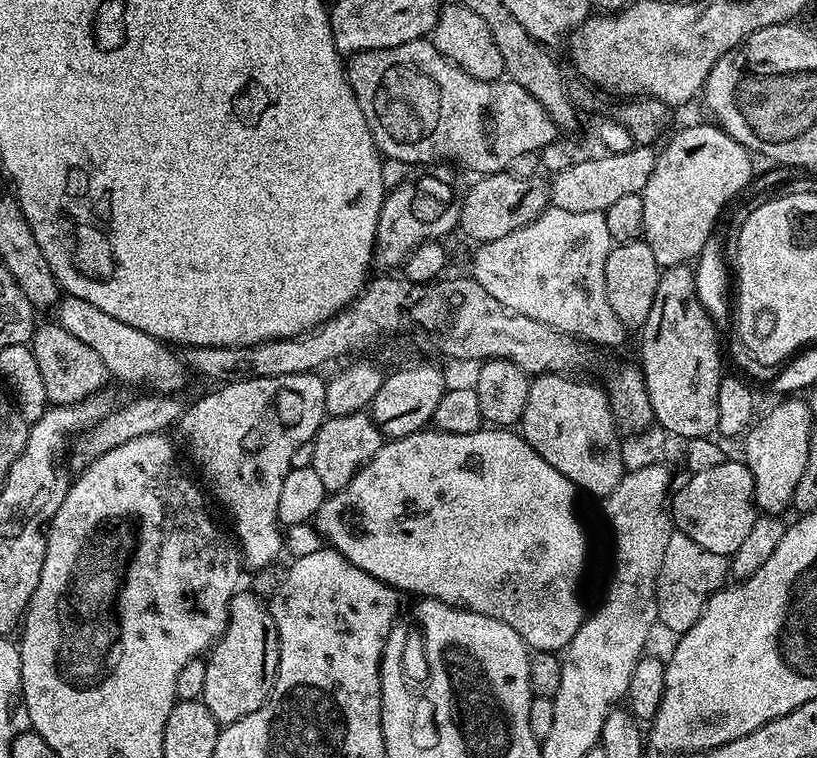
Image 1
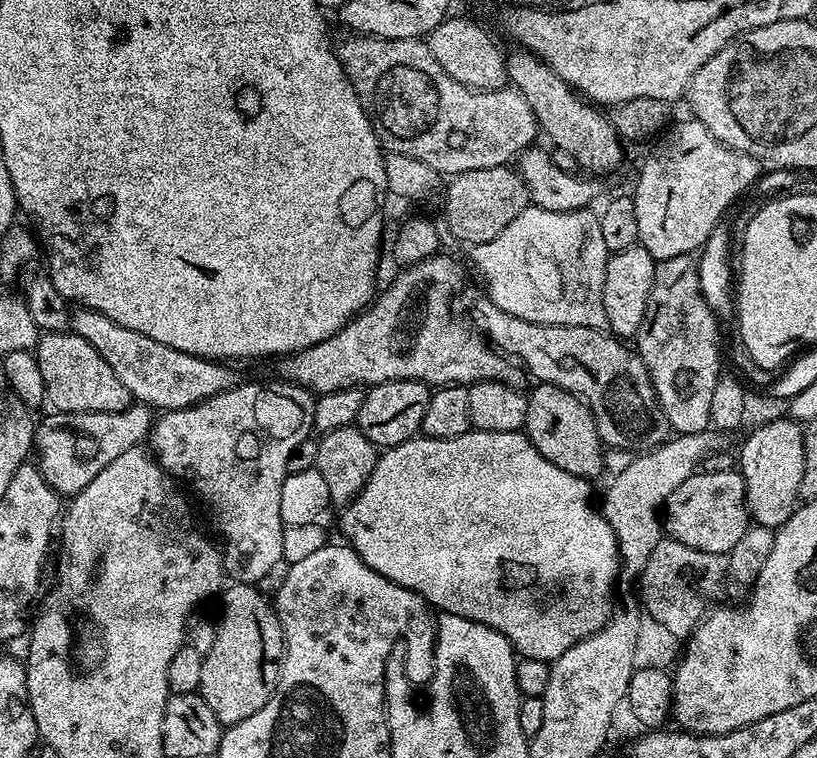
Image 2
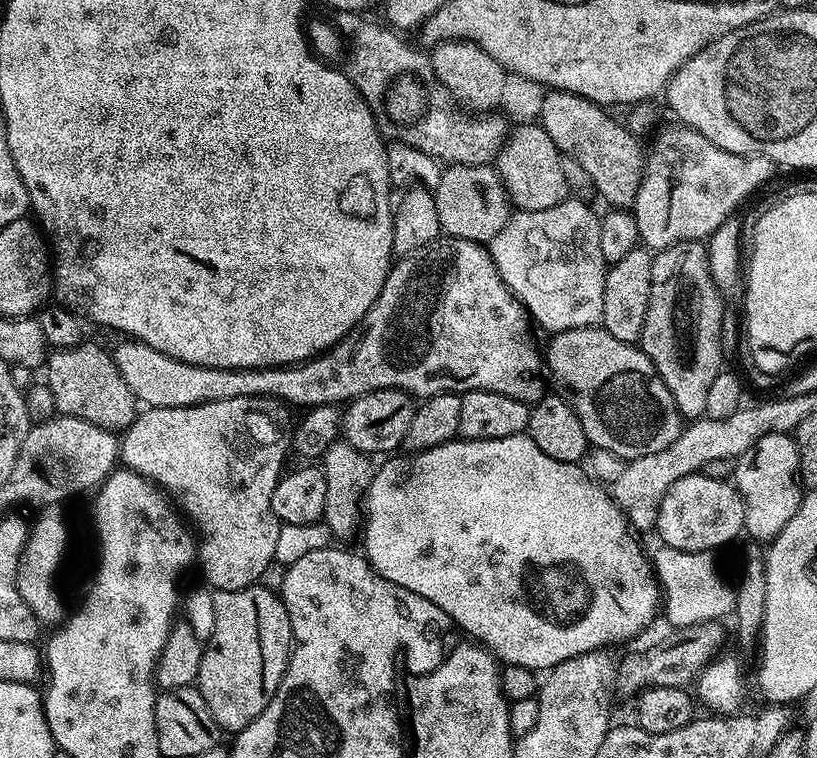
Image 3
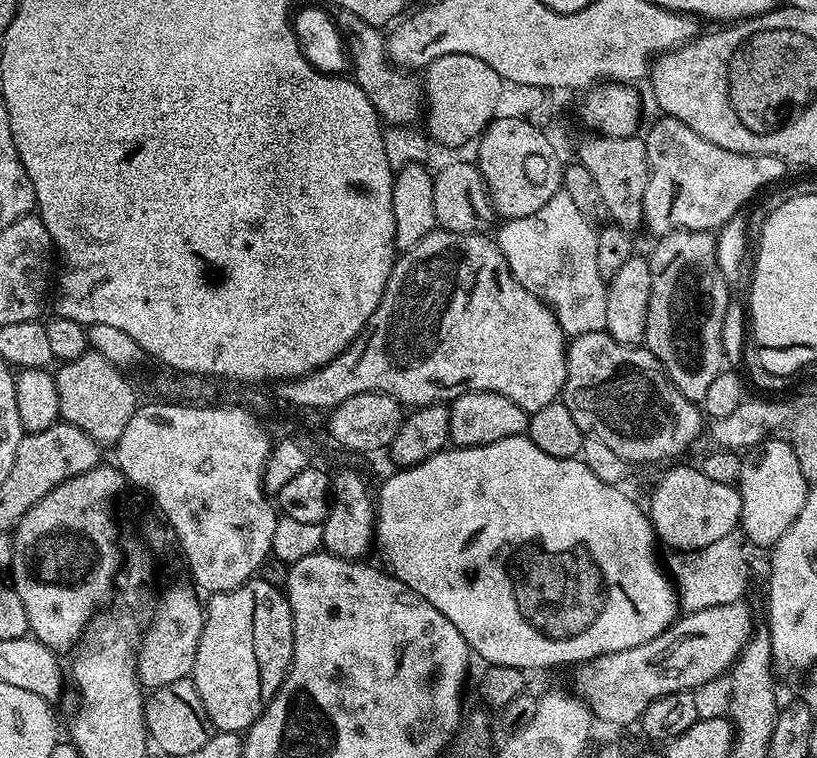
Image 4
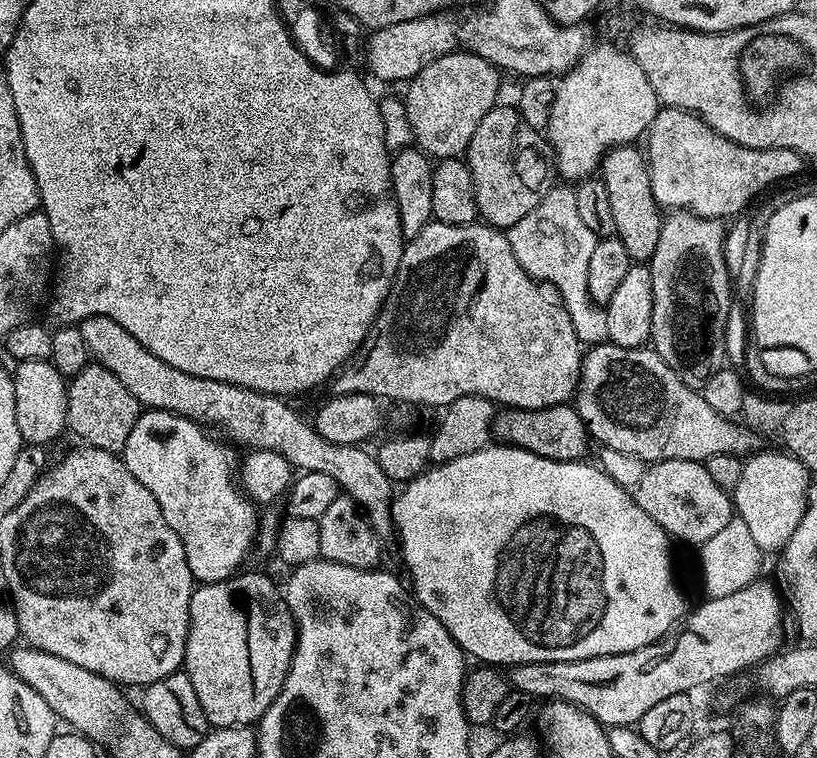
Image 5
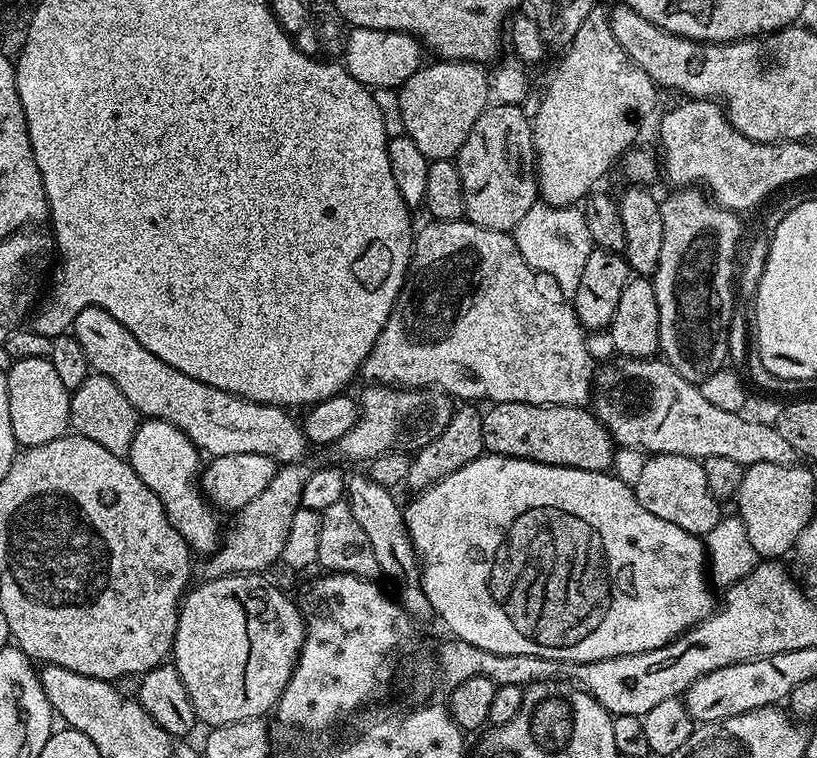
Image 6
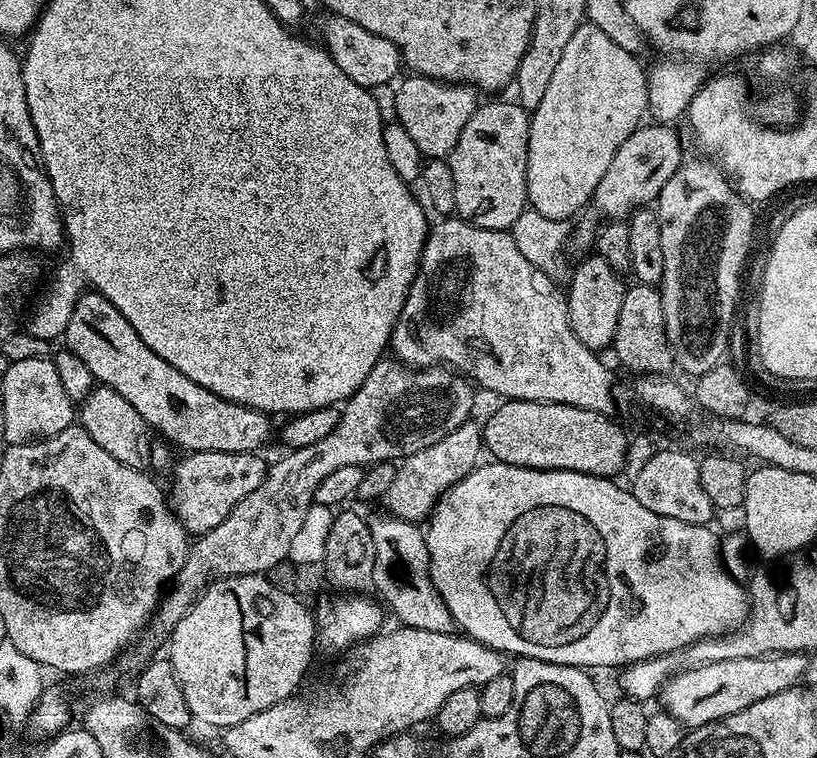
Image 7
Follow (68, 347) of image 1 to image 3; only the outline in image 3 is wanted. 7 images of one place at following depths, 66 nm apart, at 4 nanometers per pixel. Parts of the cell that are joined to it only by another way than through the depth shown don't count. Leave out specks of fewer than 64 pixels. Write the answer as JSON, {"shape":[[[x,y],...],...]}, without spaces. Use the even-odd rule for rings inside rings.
{"shape":[[[85,342],[77,348],[58,348],[48,353],[46,369],[48,377],[46,383],[48,389],[54,394],[56,412],[62,416],[73,416],[82,418],[86,422],[94,422],[103,428],[113,430],[126,430],[136,421],[138,415],[138,401],[130,386],[126,386],[126,378],[118,374],[118,366],[112,361],[111,351],[106,347],[99,348],[96,344]]]}

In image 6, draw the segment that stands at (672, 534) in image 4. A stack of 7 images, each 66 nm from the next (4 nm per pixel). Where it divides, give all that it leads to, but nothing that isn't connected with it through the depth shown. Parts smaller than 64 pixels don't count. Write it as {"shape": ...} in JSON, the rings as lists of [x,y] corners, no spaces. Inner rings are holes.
{"shape":[[[652,454],[647,457],[642,474],[634,485],[638,502],[666,522],[682,526],[690,534],[704,538],[722,517],[721,501],[706,486],[706,470],[701,461],[678,454]]]}

